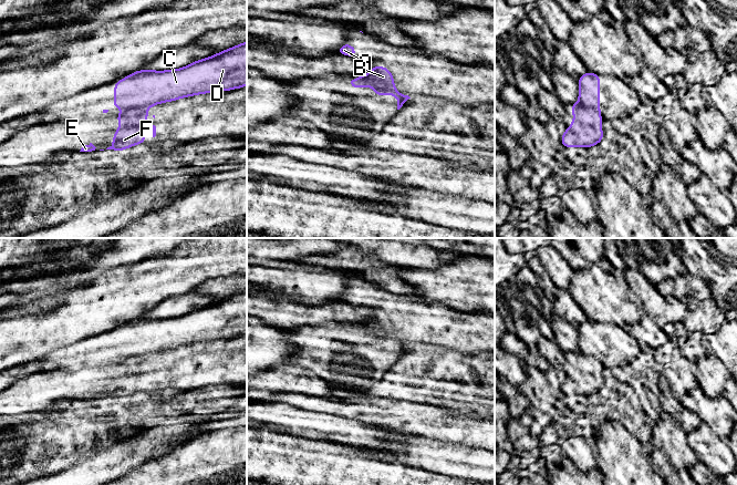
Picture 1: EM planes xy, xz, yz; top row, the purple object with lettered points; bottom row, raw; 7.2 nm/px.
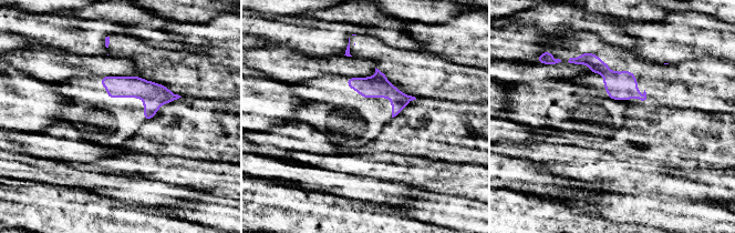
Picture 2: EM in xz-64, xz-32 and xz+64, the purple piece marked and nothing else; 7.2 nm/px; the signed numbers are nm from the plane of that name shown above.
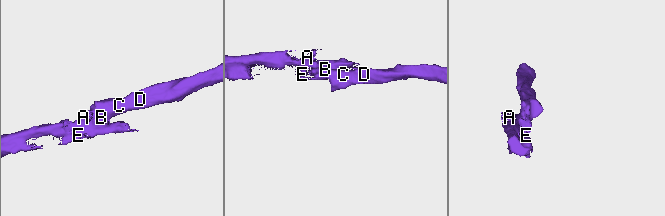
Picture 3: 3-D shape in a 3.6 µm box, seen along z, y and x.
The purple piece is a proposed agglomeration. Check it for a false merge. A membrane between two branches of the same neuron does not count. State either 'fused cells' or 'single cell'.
fused cells

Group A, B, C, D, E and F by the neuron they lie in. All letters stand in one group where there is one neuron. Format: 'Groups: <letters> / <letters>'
Groups: A B E F / C D

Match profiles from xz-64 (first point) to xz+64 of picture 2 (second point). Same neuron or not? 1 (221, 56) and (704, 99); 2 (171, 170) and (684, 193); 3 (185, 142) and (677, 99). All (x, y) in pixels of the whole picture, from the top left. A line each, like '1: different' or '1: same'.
1: different
2: same
3: different

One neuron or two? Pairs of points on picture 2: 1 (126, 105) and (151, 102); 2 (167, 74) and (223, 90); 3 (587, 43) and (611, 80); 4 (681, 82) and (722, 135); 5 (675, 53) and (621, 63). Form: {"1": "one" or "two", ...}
{"1": "one", "2": "one", "3": "one", "4": "two", "5": "two"}

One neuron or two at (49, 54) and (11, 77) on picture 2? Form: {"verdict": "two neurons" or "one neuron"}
{"verdict": "two neurons"}

